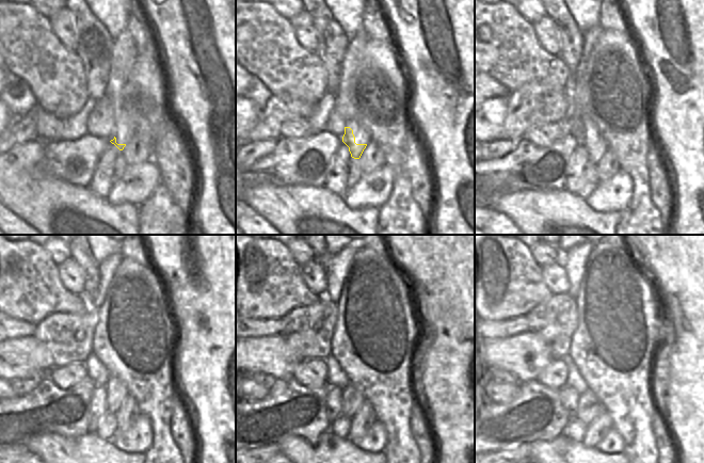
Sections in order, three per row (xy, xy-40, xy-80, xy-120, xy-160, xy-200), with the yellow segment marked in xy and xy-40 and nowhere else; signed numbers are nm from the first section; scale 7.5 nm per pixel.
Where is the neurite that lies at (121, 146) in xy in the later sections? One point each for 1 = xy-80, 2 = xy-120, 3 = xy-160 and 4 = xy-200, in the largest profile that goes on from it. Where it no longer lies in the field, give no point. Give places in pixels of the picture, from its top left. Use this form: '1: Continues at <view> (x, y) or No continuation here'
1: Continues at xy-80 (595, 152)
2: Continues at xy-120 (115, 393)
3: Continues at xy-160 (352, 398)
4: Continues at xy-200 (589, 406)

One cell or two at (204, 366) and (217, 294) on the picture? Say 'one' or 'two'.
one

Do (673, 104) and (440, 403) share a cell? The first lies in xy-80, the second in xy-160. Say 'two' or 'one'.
one

